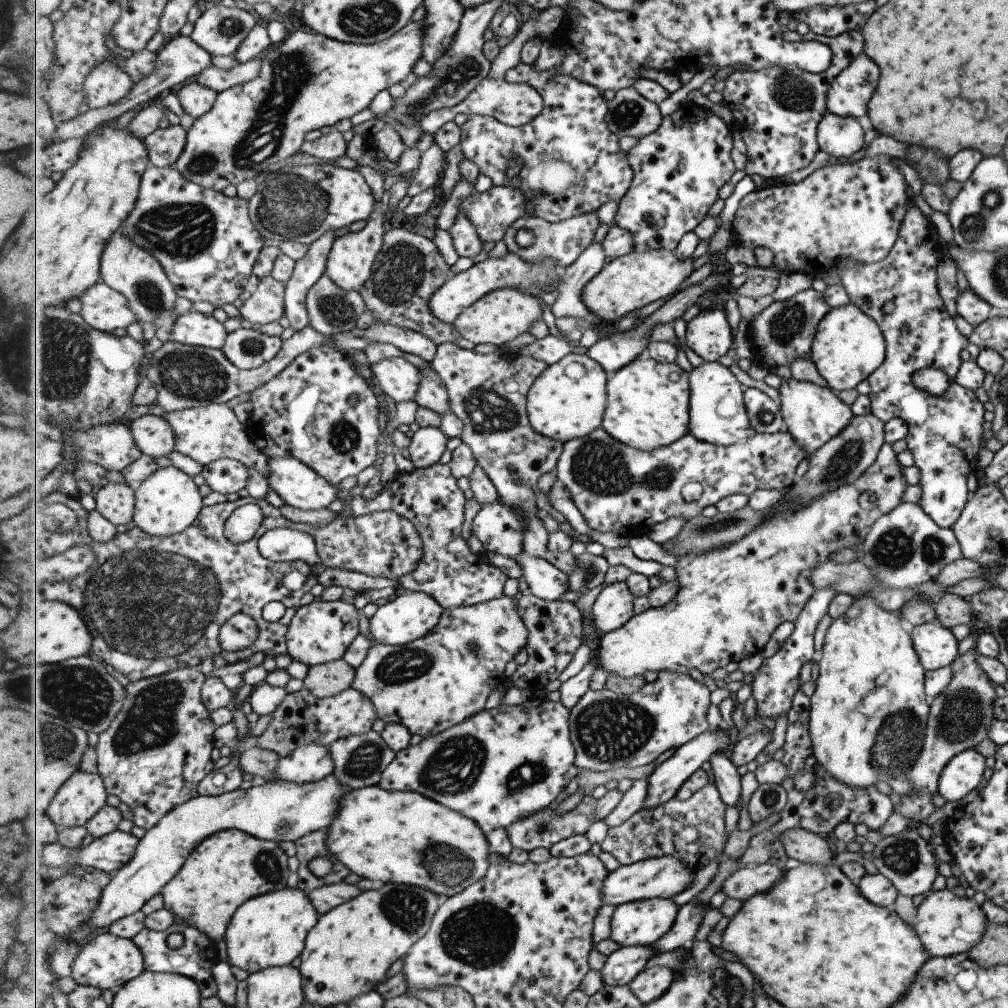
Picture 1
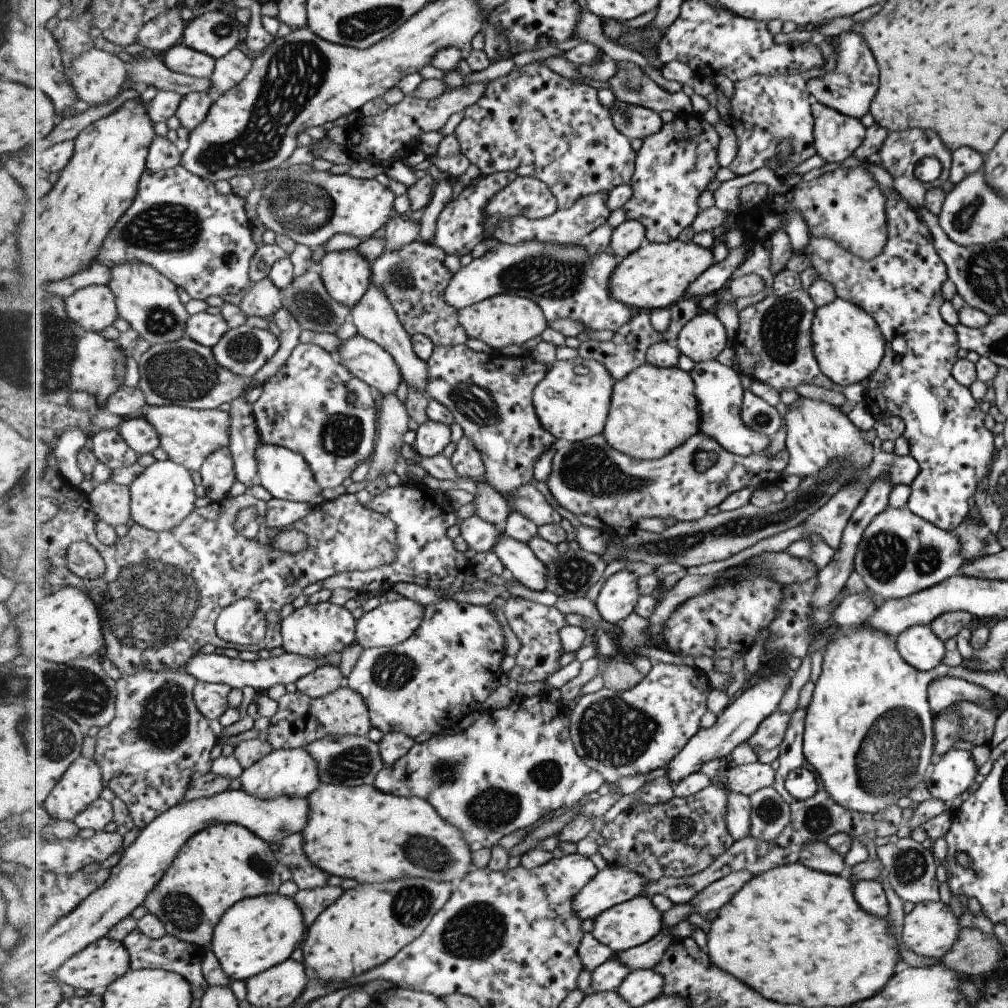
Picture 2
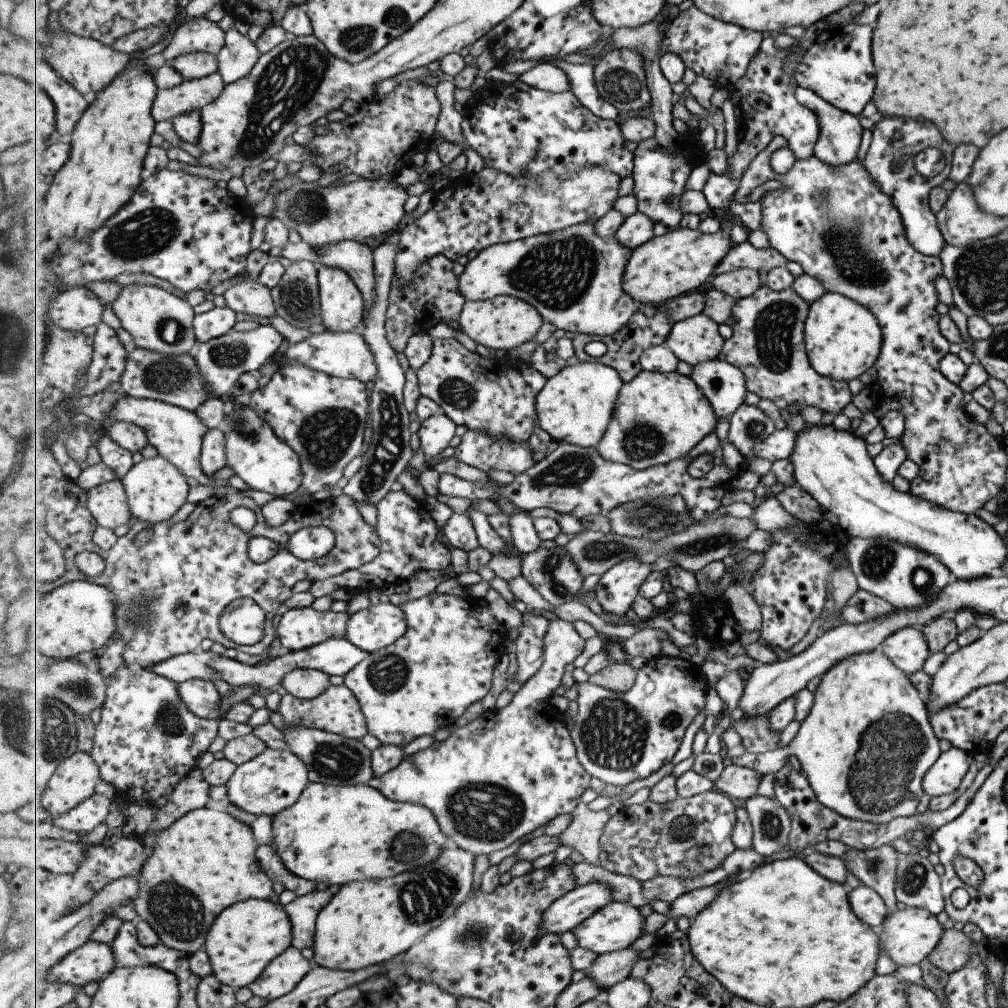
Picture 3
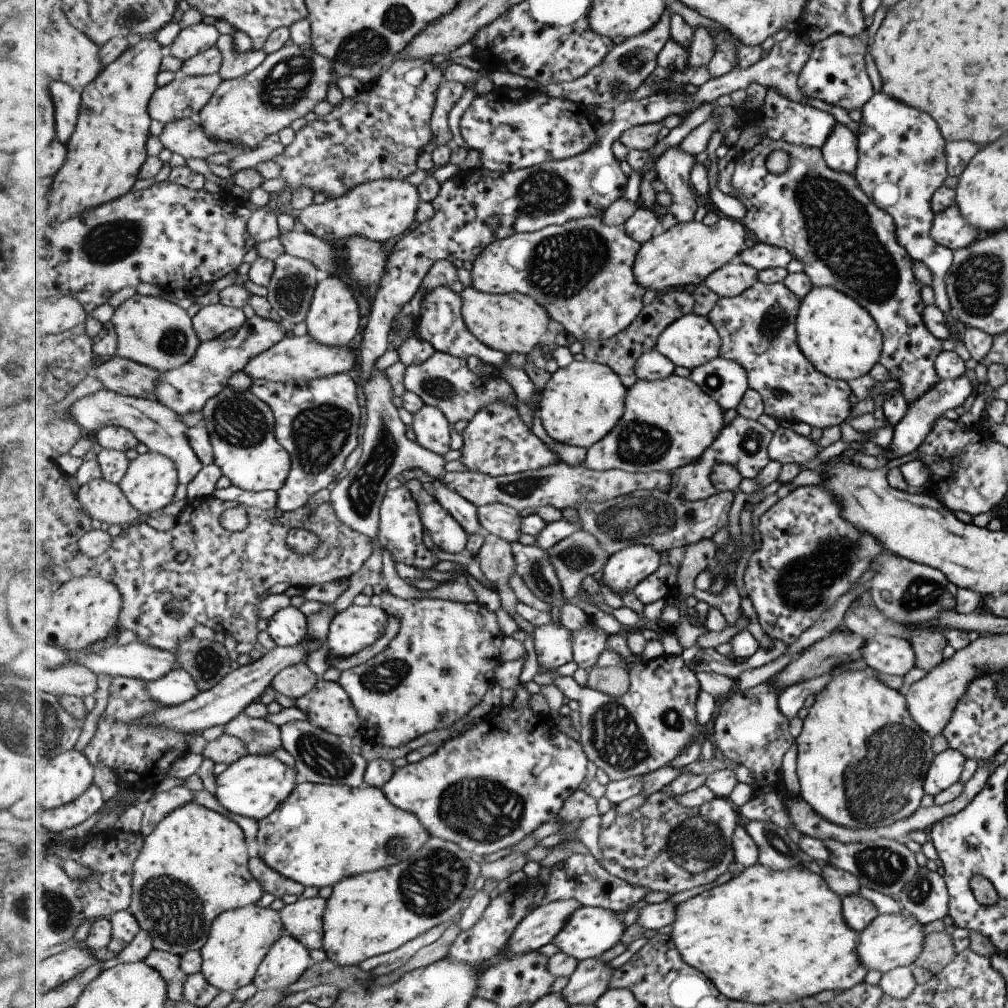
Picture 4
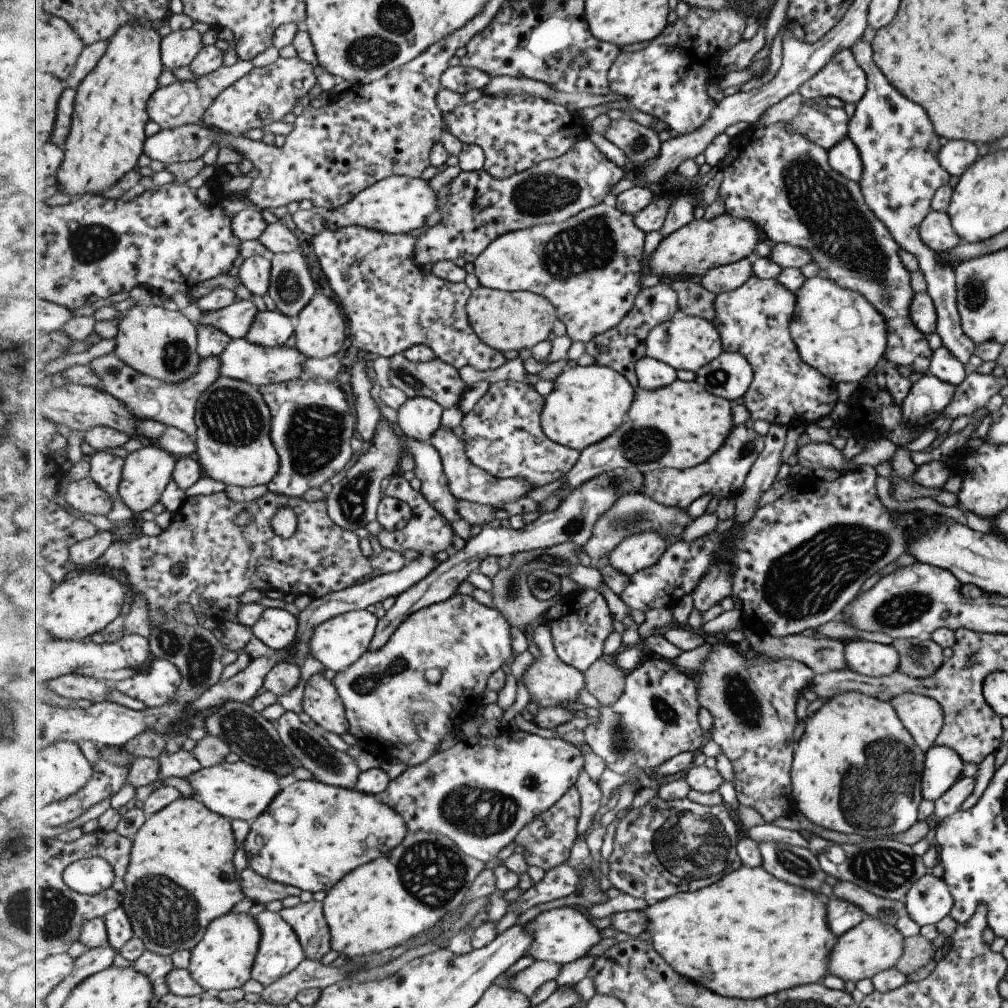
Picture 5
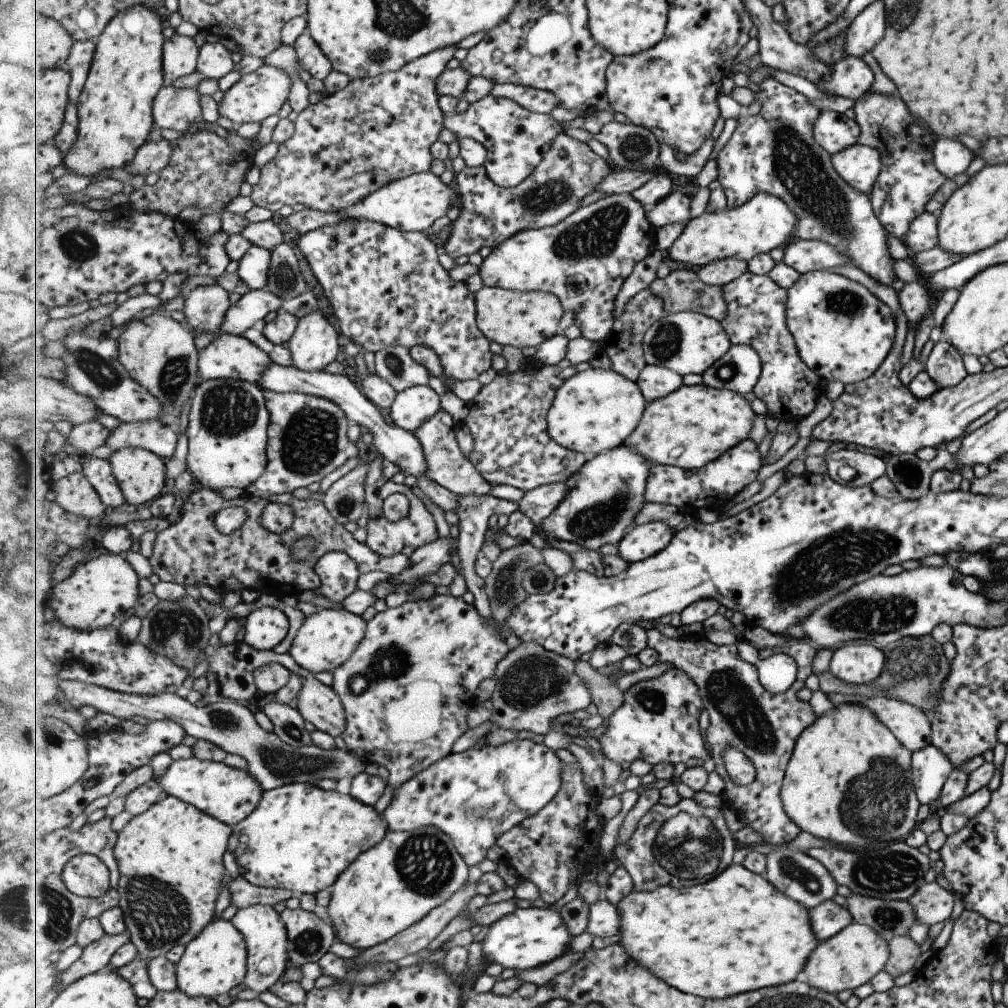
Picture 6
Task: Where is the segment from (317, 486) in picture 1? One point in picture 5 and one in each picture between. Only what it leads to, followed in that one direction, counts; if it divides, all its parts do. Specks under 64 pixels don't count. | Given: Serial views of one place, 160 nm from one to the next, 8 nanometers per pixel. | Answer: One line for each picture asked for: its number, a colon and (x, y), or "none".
2: (284, 473)
3: (258, 456)
4: (242, 427)
5: (234, 441)

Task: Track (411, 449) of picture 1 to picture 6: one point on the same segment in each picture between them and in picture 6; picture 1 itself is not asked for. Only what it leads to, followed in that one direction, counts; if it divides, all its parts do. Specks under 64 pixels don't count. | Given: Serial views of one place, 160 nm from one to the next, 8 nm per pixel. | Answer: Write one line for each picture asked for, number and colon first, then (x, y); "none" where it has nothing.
2: (431, 438)
3: (435, 433)
4: (432, 428)
5: (419, 419)
6: (412, 407)

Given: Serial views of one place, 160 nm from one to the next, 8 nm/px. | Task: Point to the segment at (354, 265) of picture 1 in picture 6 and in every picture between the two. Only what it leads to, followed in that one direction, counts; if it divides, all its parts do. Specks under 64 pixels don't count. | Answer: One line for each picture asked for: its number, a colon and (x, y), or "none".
2: (347, 274)
3: (342, 300)
4: (334, 319)
5: (321, 330)
6: (316, 343)

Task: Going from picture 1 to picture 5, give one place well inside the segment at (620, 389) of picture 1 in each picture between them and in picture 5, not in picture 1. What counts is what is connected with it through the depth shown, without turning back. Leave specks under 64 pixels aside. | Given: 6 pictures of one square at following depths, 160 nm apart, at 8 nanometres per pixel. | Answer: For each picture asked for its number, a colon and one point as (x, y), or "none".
2: (655, 410)
3: (660, 417)
4: (667, 424)
5: (682, 425)

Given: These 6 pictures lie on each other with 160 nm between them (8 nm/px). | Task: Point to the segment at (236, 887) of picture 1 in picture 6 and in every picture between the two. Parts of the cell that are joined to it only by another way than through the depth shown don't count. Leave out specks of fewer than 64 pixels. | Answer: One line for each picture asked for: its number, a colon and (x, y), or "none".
2: (219, 867)
3: (206, 861)
4: (194, 866)
5: (181, 877)
6: (171, 857)

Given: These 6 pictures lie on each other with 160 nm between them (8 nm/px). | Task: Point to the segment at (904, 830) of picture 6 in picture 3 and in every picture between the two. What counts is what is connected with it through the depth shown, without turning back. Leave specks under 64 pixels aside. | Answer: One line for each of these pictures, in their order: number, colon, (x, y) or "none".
3: (864, 746)
4: (861, 760)
5: (857, 771)

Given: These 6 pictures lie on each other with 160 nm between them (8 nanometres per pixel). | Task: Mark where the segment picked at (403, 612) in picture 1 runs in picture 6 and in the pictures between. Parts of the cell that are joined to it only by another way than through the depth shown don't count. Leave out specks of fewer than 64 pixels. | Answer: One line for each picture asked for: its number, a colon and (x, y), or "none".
2: (391, 623)
3: (378, 626)
4: (356, 627)
5: (339, 643)
6: (325, 640)

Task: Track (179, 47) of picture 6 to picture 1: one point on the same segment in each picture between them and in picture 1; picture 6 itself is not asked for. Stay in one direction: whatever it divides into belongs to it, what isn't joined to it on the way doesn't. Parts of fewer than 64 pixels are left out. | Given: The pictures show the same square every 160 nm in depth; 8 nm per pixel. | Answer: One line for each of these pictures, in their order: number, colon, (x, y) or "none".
1: (220, 30)
2: (218, 32)
3: (200, 35)
4: (200, 37)
5: (179, 48)

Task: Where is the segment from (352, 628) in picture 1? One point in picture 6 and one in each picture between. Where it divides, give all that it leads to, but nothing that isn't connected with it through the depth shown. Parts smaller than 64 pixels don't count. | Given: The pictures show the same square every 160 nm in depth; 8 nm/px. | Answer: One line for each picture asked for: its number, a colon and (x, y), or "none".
2: (325, 629)
3: (298, 629)
4: (289, 627)
5: (277, 628)
6: (265, 628)

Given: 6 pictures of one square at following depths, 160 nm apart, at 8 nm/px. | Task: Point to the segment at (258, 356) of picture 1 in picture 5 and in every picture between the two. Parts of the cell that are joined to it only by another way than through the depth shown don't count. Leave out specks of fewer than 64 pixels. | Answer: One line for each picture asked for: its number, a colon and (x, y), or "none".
2: (246, 350)
3: (224, 360)
4: (188, 388)
5: (174, 405)

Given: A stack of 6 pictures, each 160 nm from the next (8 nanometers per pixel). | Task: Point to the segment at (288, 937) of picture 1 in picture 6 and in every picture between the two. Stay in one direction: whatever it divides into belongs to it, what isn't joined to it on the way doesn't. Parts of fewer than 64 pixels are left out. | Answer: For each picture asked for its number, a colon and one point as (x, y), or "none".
2: (258, 933)
3: (248, 935)
4: (241, 938)
5: (225, 958)
6: (217, 961)

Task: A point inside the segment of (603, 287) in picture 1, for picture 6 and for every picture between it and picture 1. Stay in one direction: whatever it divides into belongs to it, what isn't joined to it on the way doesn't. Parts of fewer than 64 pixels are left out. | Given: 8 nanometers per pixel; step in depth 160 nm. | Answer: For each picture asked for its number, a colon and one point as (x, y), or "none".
2: (657, 275)
3: (679, 262)
4: (687, 253)
5: (692, 251)
6: (766, 222)

